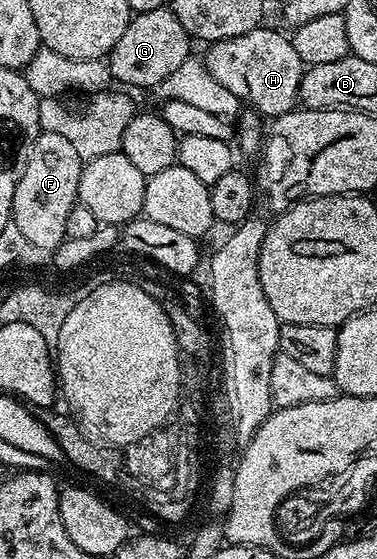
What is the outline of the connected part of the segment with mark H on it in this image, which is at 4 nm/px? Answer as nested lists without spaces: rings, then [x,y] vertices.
[[[260,27],[228,41],[208,44],[205,62],[210,75],[231,91],[240,103],[247,104],[248,101],[254,112],[270,119],[296,108],[305,66],[297,51],[293,51],[293,43],[286,32],[278,33],[267,28]]]

